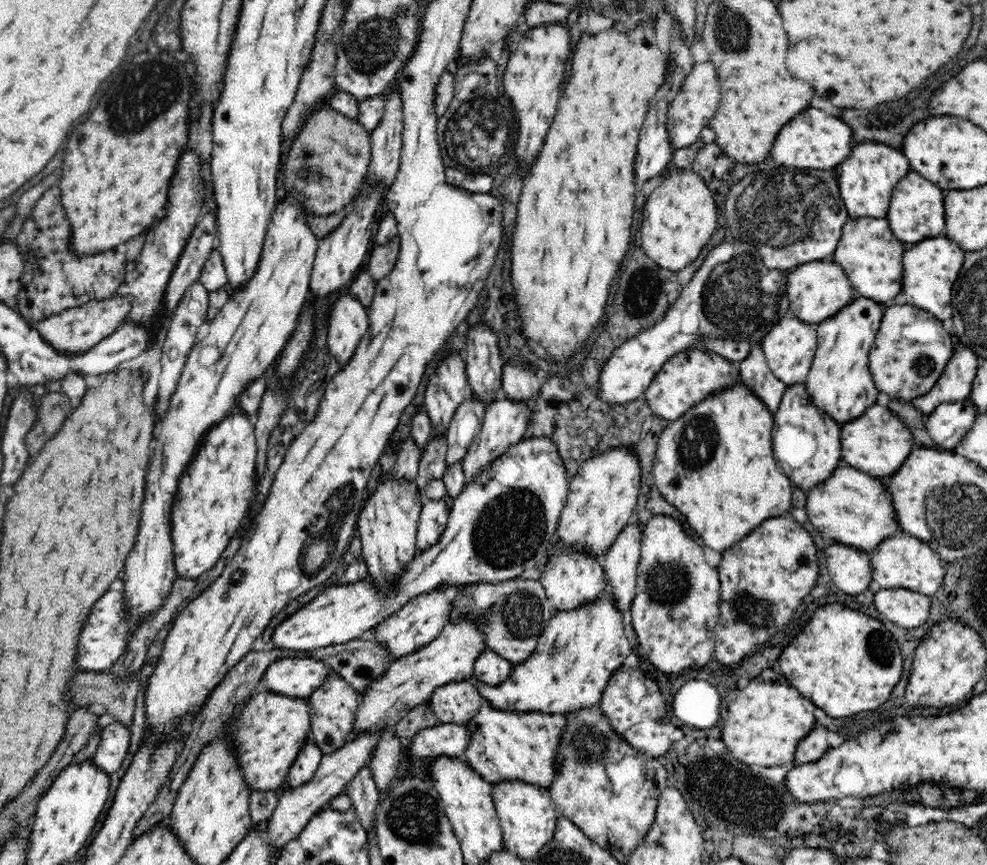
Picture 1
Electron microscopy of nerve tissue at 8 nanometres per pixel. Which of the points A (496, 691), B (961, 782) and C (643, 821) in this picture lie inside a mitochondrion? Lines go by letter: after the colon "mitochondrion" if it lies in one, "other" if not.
A: other
B: other
C: other

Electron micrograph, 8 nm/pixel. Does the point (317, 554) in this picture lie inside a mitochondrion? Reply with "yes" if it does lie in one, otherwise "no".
yes

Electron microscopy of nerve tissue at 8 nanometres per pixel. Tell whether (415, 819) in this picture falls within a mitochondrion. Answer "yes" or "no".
yes

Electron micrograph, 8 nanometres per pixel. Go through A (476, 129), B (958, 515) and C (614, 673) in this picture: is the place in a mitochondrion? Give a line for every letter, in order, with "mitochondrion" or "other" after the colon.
A: mitochondrion
B: mitochondrion
C: other

